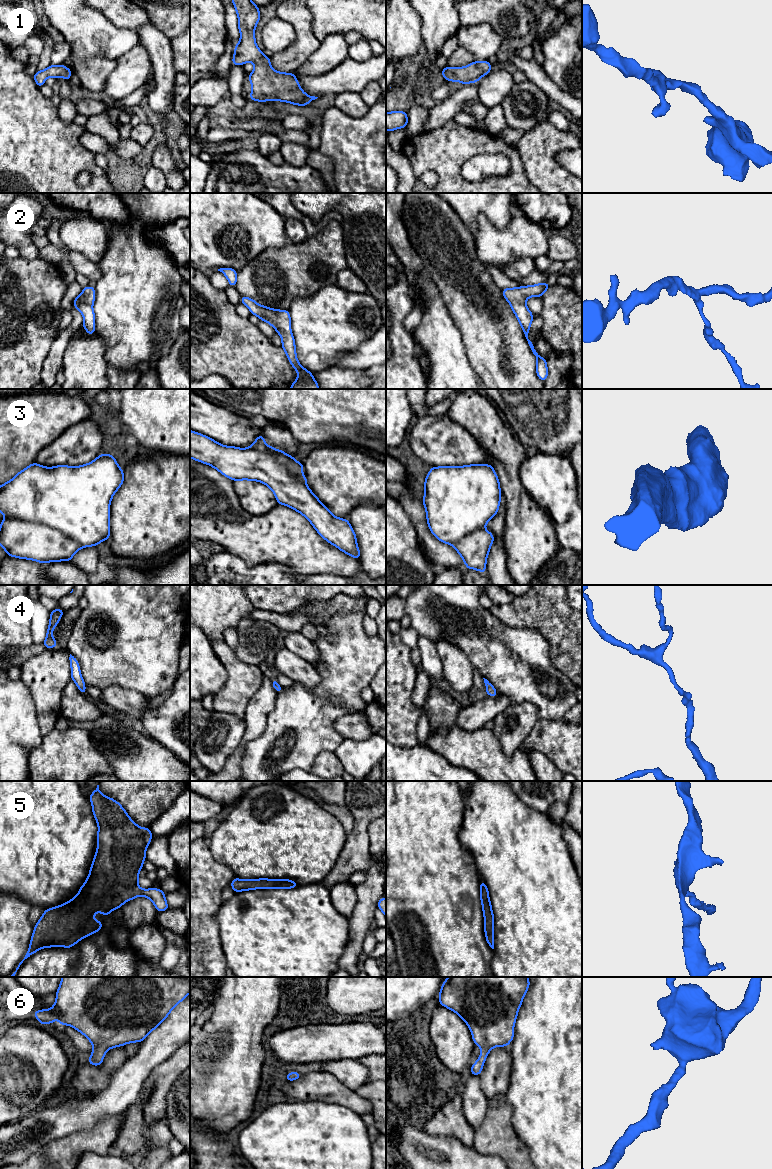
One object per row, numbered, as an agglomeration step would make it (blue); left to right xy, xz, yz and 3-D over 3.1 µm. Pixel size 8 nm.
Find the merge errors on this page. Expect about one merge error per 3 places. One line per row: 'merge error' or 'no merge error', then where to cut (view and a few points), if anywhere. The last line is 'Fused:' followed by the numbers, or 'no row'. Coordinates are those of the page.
1: no merge error | no cut
2: no merge error | no cut
3: no merge error | no cut
4: no merge error | no cut
5: no merge error | no cut
6: no merge error | no cut
Fused: no row

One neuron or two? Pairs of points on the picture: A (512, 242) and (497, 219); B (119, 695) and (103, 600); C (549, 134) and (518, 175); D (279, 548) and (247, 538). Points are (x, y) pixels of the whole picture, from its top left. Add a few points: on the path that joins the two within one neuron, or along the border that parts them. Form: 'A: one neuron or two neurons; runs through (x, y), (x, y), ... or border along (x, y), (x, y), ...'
A: two neurons; border along (483, 215), (497, 228), (504, 228), (511, 219)
B: two neurons; border along (101, 689), (111, 685), (123, 685), (139, 693)
C: two neurons; border along (515, 146), (525, 175), (531, 182)
D: one neuron; runs through (271, 540), (269, 538), (255, 538)

